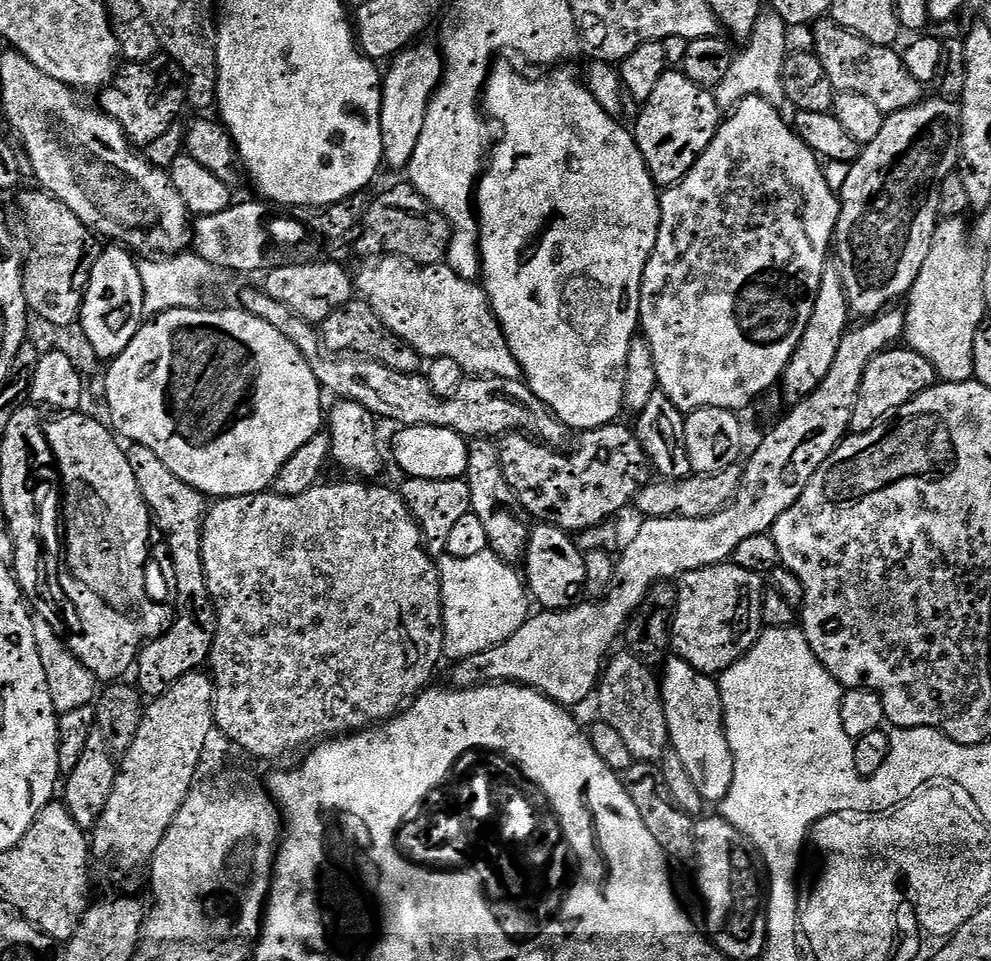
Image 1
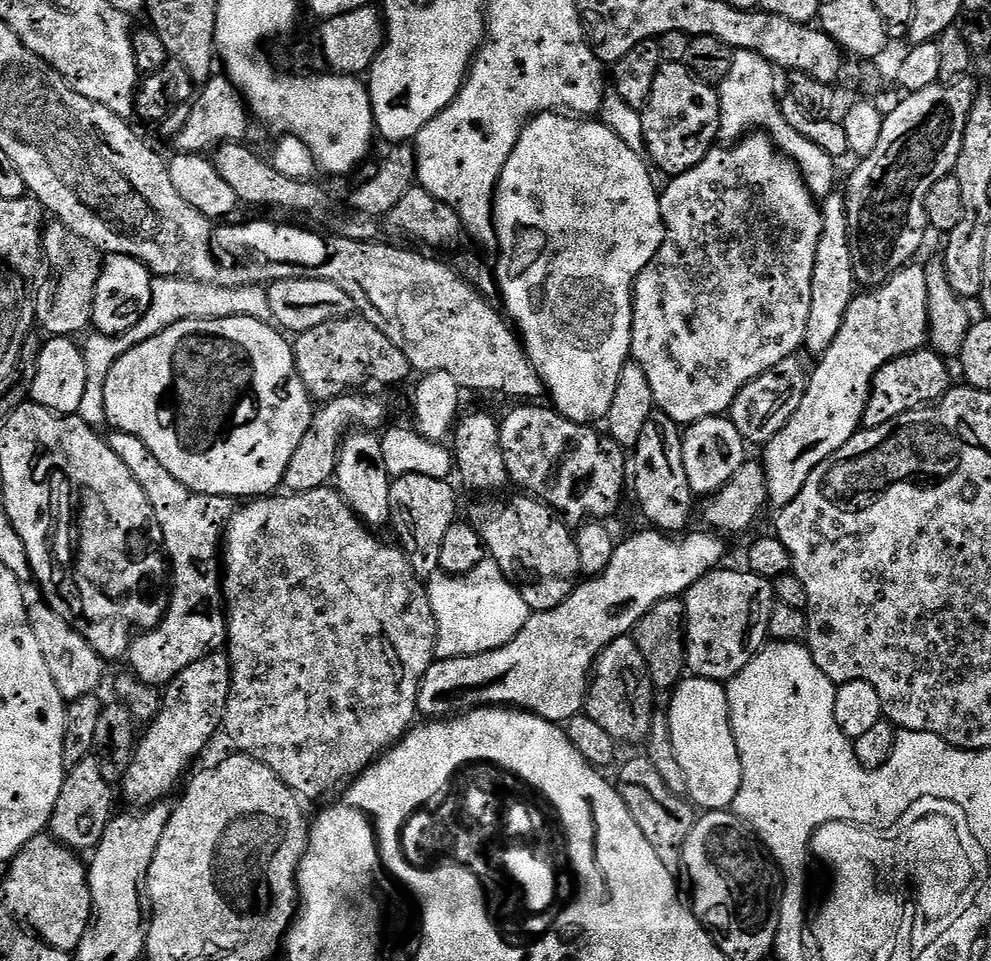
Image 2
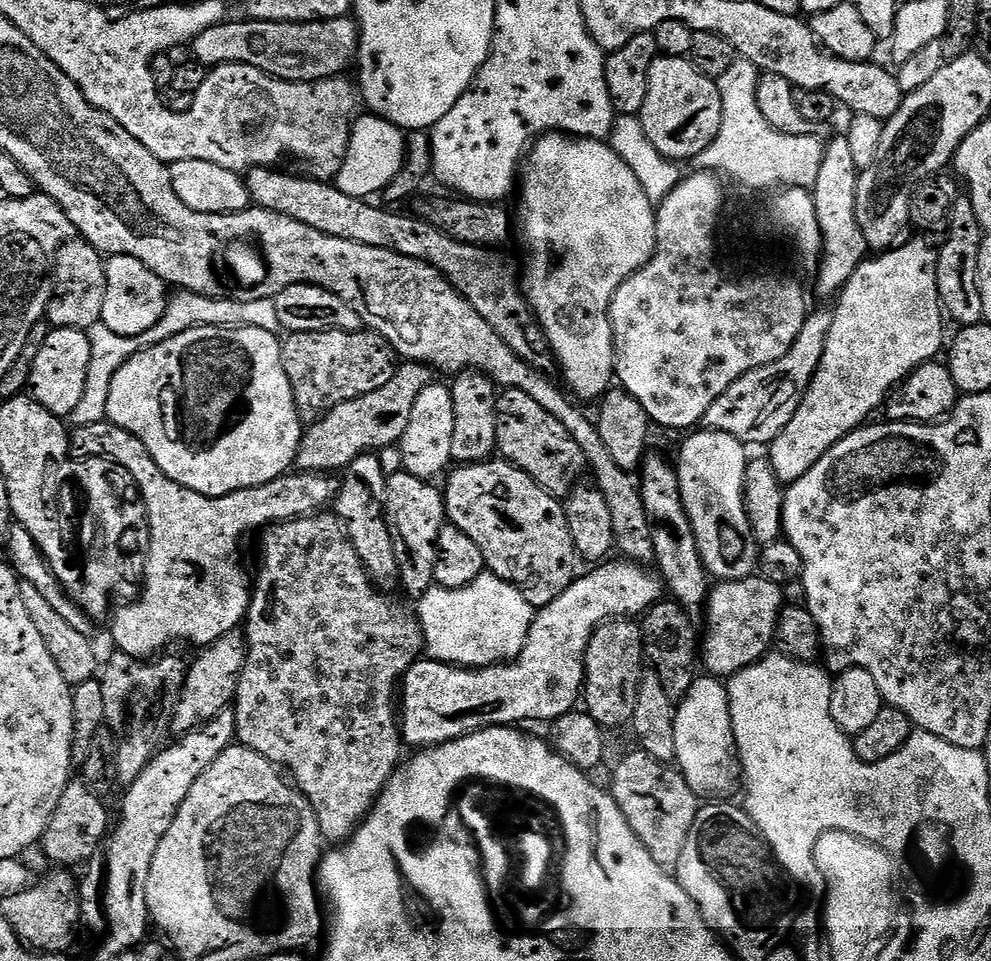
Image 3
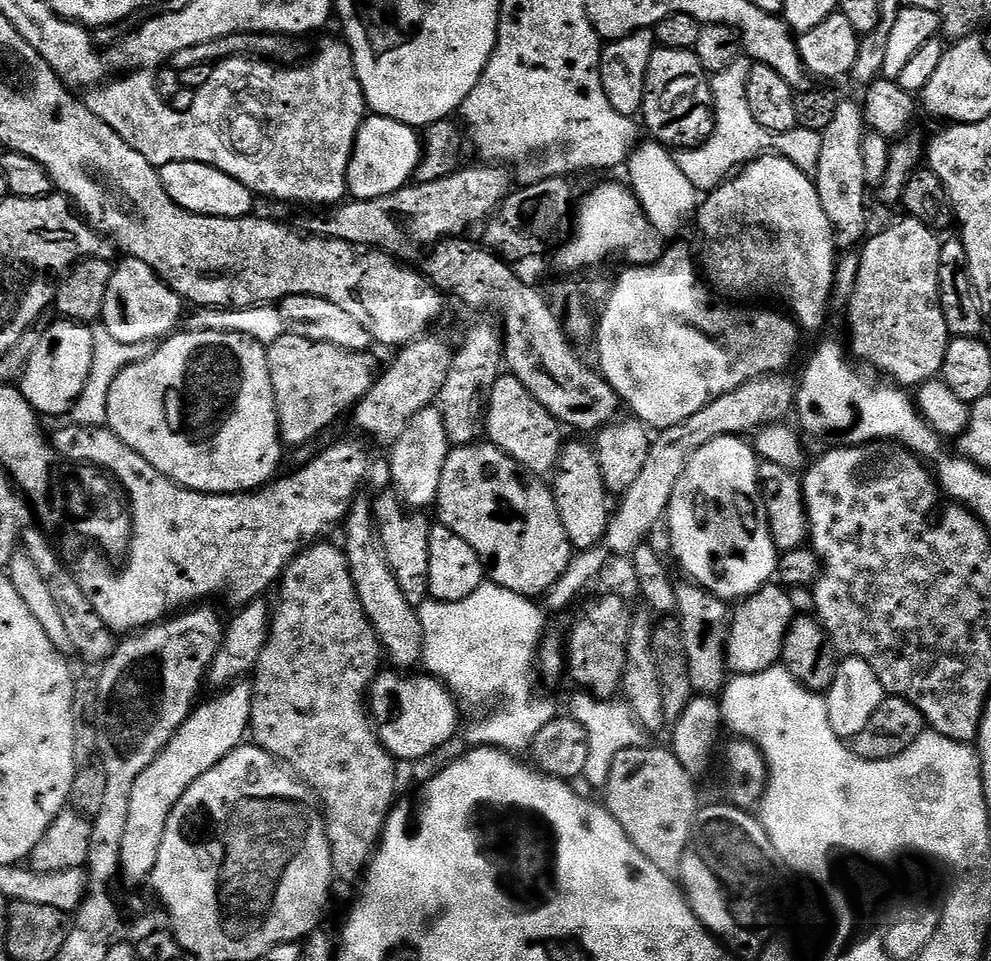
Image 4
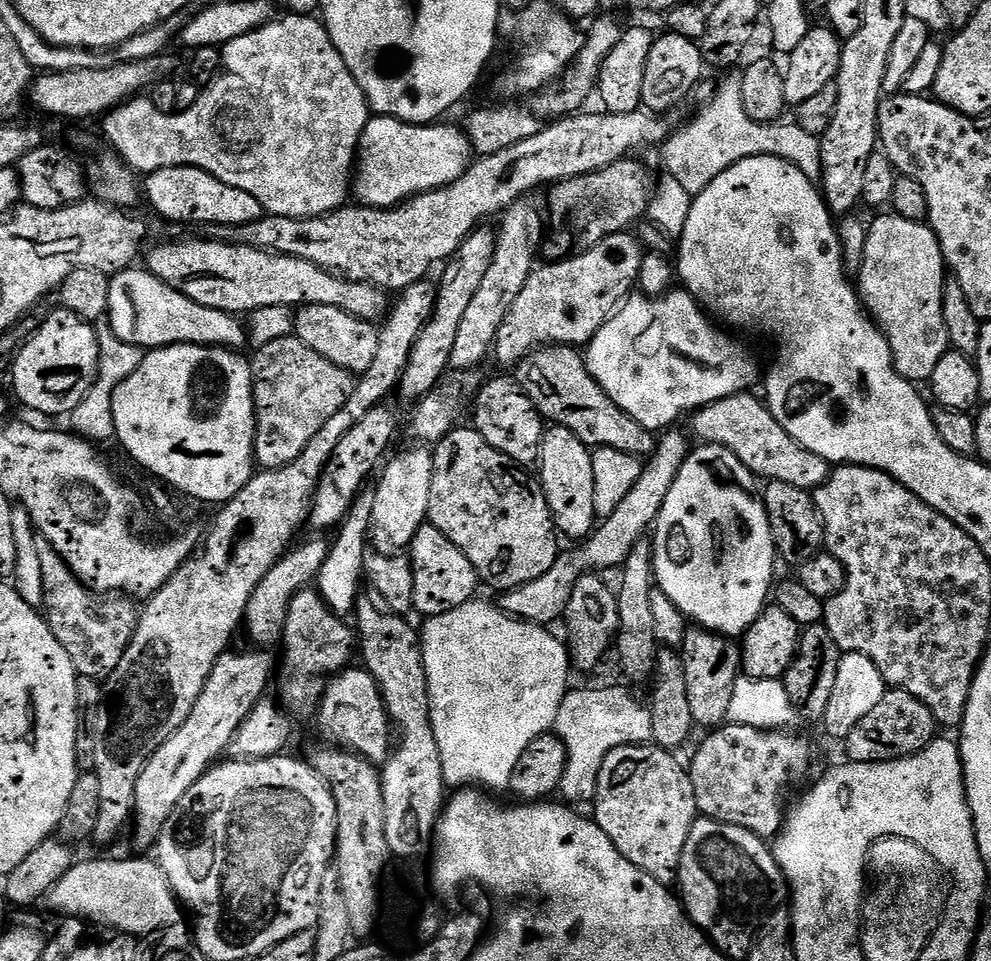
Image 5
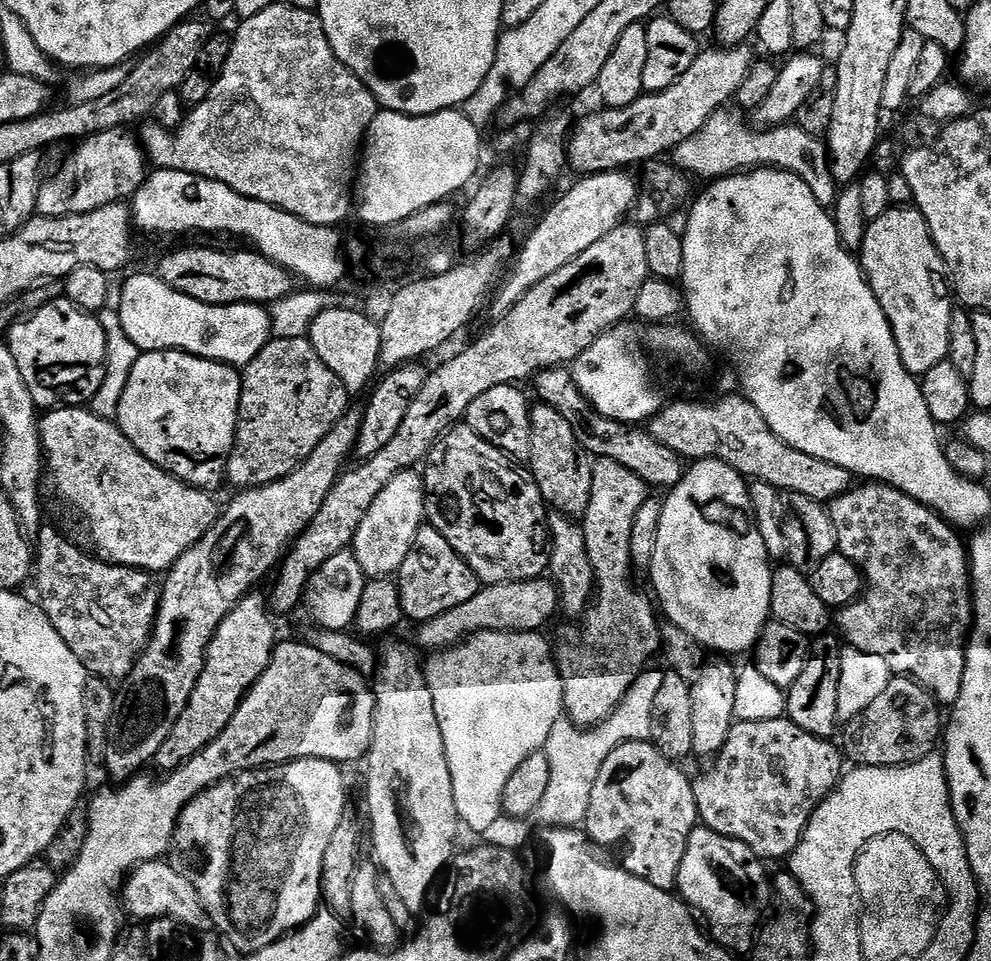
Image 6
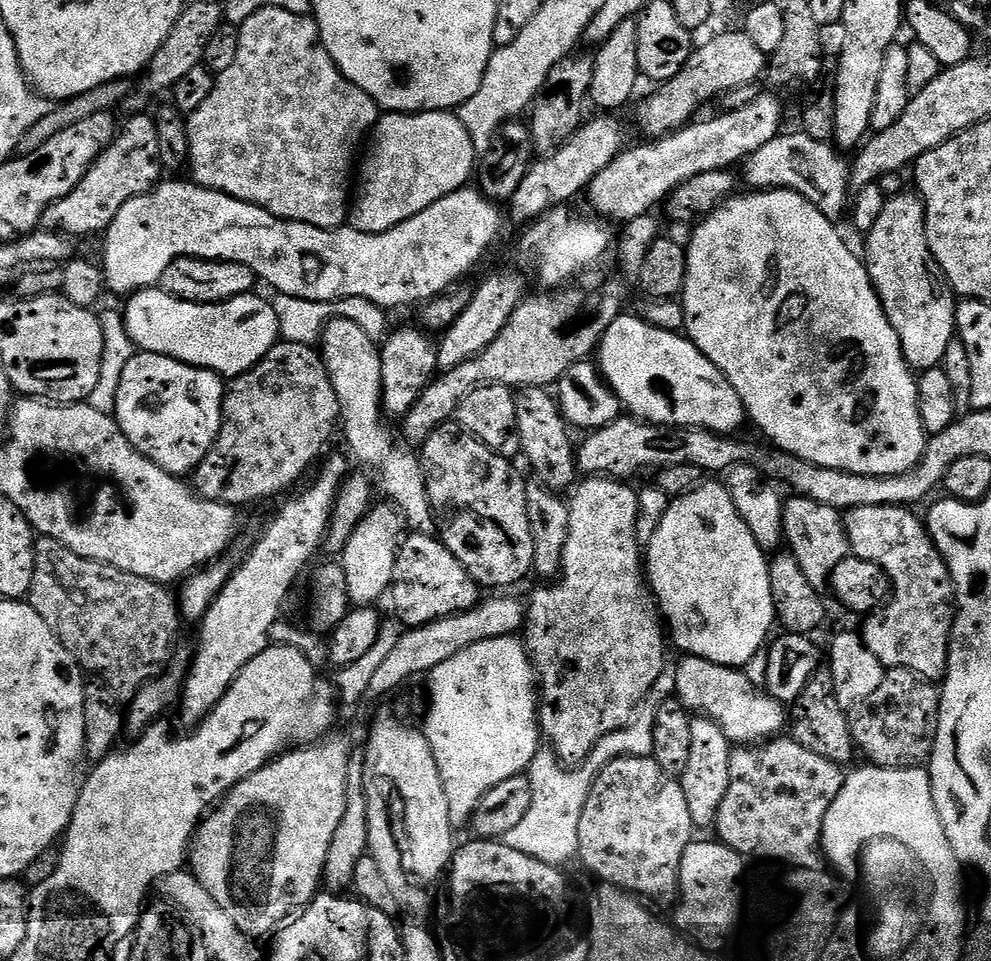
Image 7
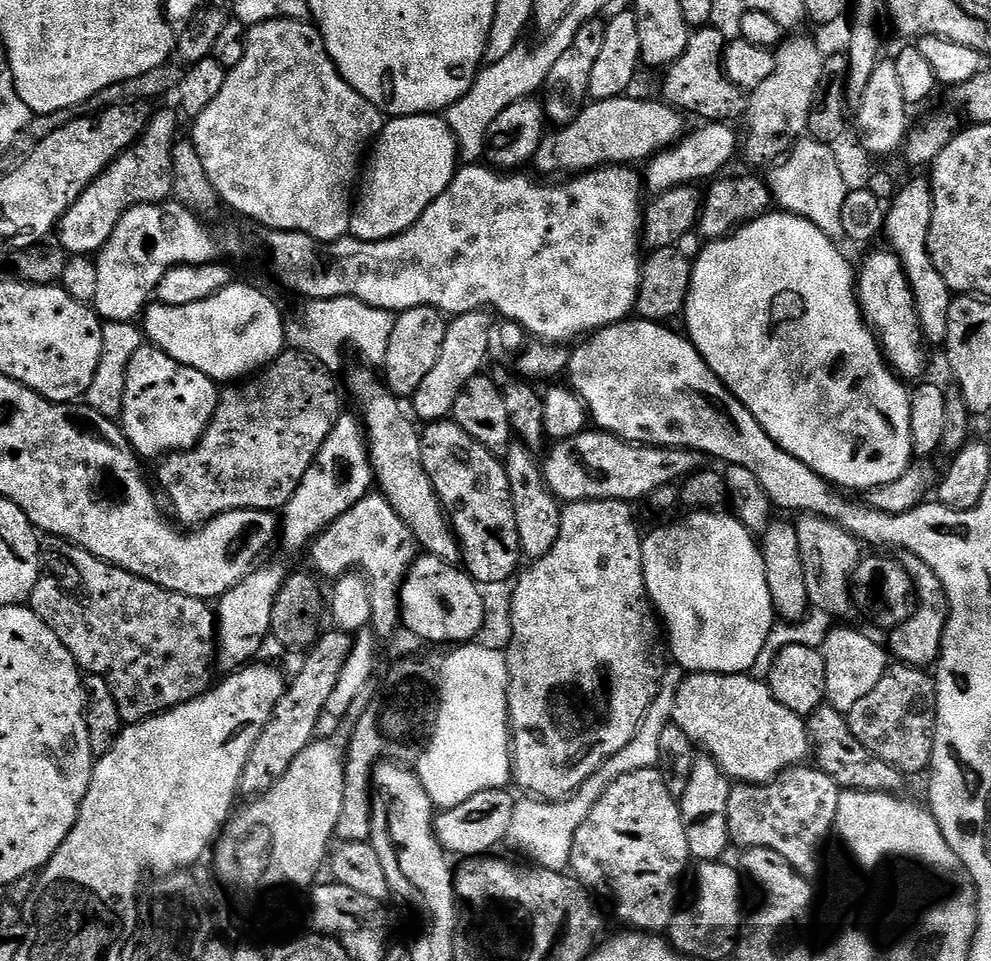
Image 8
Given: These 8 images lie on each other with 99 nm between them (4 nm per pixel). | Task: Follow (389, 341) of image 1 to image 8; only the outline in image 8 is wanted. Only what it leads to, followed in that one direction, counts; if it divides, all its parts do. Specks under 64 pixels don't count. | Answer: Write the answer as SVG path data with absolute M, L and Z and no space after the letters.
M285 350L255 378L233 383L219 393L208 429L193 448L173 452L161 459L159 491L168 495L184 526L199 526L224 512L239 508L257 508L260 512L283 509L290 502L302 474L310 470L326 434L342 414L337 377L309 352Z

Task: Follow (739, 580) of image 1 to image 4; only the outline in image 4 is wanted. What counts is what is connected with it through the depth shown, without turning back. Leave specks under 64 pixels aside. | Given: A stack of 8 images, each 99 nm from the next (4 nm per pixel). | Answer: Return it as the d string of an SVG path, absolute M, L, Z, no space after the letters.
M769 582L758 589L753 596L739 601L730 616L728 626L729 673L737 676L758 674L781 663L780 655L786 638L786 630L790 630L790 622L798 613L790 604L787 591L779 583Z

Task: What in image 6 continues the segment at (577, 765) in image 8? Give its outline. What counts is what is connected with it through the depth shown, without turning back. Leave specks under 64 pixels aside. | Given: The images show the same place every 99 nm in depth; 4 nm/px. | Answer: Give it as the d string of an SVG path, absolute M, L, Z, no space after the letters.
M605 456L593 459L590 467L592 469L590 502L582 517L582 527L584 548L588 551L588 562L594 573L595 596L588 606L588 611L577 623L581 624L577 628L562 629L556 636L556 644L554 640L554 659L556 669L560 672L564 695L562 708L567 719L583 729L602 723L619 706L626 690L630 690L633 682L640 677L640 673L649 667L648 659L661 651L661 621L656 620L657 609L651 599L648 601L638 589L632 588L631 582L628 581L631 563L630 529L634 526L634 514L638 514L638 506L642 506L642 502L649 499L650 489L642 482L642 478L638 478L638 474L634 474L634 470L626 470L626 466L618 466L618 462Z

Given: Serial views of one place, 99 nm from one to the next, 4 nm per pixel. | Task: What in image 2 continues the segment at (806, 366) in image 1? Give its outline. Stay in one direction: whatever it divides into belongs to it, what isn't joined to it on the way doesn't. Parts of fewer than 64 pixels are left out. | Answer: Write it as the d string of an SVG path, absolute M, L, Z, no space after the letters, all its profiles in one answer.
M832 191L820 204L822 214L822 238L818 238L818 254L814 257L814 278L810 286L810 318L806 318L806 334L802 345L803 351L809 352L812 358L818 358L834 342L838 330L842 328L842 318L846 318L846 310L850 302L858 294L856 275L854 274L854 258L850 254L850 234L848 233L848 211L846 211L845 193Z

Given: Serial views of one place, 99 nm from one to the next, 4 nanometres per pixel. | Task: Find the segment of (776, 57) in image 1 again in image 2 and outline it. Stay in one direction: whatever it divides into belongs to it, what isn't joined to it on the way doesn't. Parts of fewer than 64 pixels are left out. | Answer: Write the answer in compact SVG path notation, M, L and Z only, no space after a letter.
M733 51L730 74L718 85L720 93L720 135L724 142L735 142L753 130L763 130L776 144L777 149L789 157L799 168L810 194L817 201L823 202L828 195L837 189L837 161L822 146L814 146L810 138L798 134L794 126L786 122L780 109L780 100L776 96L777 69L766 58L756 52Z

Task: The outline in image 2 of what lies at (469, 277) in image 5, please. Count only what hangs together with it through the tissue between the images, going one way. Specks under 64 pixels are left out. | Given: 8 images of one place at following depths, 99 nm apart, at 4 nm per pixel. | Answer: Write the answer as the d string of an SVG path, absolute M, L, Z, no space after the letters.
M364 394L336 396L315 409L310 430L302 434L302 442L298 442L298 447L286 465L283 487L289 493L309 492L331 485L336 475L336 464L340 461L340 443L349 431L380 430L389 423L388 408L378 397L360 395Z

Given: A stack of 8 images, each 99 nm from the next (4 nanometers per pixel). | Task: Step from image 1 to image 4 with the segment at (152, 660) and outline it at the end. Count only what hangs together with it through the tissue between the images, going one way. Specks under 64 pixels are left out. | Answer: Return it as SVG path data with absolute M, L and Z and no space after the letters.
M67 427L58 429L53 436L51 433L50 443L56 449L57 457L76 466L106 470L122 489L132 514L132 543L120 573L116 573L107 564L109 561L96 550L78 553L76 561L70 564L72 577L82 594L86 594L94 614L106 622L113 634L135 634L181 610L211 601L208 600L211 596L225 596L236 610L245 608L251 600L261 599L264 591L283 577L289 562L305 546L331 537L328 535L343 525L368 476L367 450L356 440L340 440L325 452L318 453L298 472L290 476L281 475L259 490L239 494L195 492L180 487L169 476L150 466L138 450L130 450L130 446L126 446L126 442L122 442L111 428Z

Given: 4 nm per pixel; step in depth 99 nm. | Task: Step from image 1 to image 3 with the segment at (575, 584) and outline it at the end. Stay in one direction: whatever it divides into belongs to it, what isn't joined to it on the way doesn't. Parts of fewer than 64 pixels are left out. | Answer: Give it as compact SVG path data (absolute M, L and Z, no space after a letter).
M503 458L484 460L480 464L461 464L453 467L447 476L448 485L442 488L447 523L462 530L462 534L467 534L476 543L478 550L482 550L487 571L493 572L507 584L514 585L534 610L554 602L562 590L572 585L578 575L578 557L574 538L570 538L564 504L557 497L538 486L530 474Z

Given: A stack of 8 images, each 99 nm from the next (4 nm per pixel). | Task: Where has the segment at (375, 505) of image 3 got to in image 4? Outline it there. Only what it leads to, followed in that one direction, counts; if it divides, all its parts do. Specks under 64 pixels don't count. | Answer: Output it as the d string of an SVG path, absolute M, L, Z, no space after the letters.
M360 494L348 511L348 519L342 525L344 544L342 551L348 560L350 578L354 582L356 596L362 602L362 610L371 622L380 647L393 669L412 670L421 663L424 654L424 635L420 613L398 590L398 580L390 570L378 543L378 529L372 519L372 500Z

